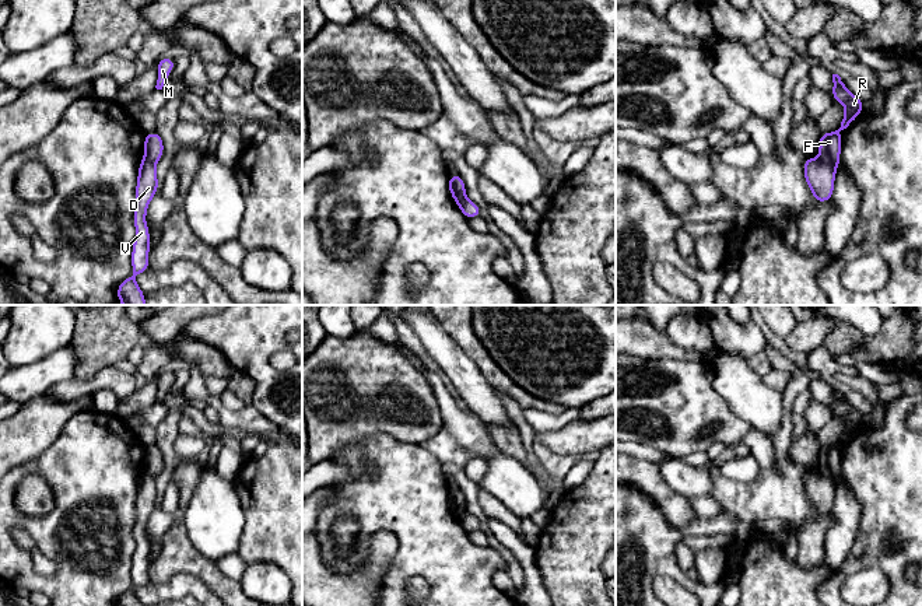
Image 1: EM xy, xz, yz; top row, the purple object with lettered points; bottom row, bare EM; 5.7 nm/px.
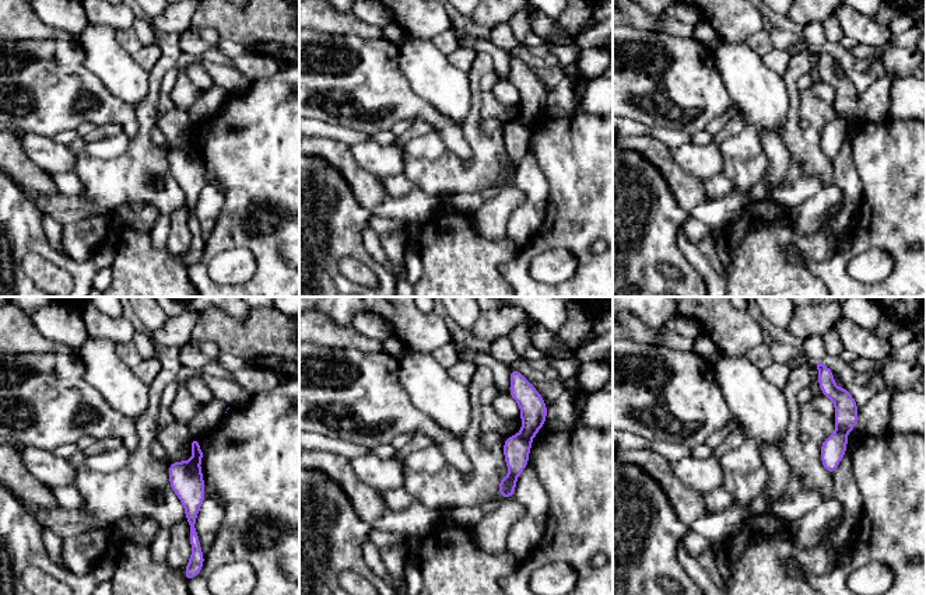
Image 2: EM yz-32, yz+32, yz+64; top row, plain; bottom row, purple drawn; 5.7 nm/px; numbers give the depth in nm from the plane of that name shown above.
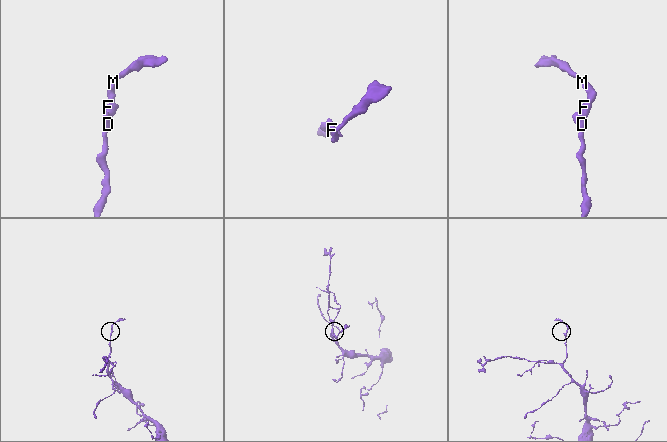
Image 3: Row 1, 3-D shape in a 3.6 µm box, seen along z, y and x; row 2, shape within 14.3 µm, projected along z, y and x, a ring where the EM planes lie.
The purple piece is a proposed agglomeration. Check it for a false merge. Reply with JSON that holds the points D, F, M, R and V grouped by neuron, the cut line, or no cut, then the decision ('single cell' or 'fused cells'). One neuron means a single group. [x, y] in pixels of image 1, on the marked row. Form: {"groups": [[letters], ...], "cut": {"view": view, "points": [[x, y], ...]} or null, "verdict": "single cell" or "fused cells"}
{"groups": [["D", "V"], ["F", "M", "R"]], "cut": {"view": "yz", "points": [[820, 157], [835, 170]]}, "verdict": "fused cells"}

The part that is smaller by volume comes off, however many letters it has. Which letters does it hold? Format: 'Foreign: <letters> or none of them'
Foreign: F, M, R

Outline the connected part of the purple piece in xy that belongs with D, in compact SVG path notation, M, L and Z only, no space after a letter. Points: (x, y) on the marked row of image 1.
M143 158L139 167L137 185L136 185L136 209L133 223L136 227L136 238L132 249L132 269L133 274L123 280L116 295L123 305L146 305L146 295L137 286L134 277L150 269L150 230L146 223L147 207L157 193L159 185L157 179L155 165Z

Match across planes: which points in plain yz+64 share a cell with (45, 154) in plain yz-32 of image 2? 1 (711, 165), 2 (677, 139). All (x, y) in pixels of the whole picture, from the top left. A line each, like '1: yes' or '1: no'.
1: yes
2: no

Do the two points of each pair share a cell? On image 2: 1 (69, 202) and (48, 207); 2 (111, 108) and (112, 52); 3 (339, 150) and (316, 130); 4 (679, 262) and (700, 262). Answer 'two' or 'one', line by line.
1: one
2: two
3: two
4: two

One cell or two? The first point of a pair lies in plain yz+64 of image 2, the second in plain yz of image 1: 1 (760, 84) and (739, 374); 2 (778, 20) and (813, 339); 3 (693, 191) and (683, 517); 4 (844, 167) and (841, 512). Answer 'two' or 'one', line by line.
1: one
2: two
3: one
4: one

